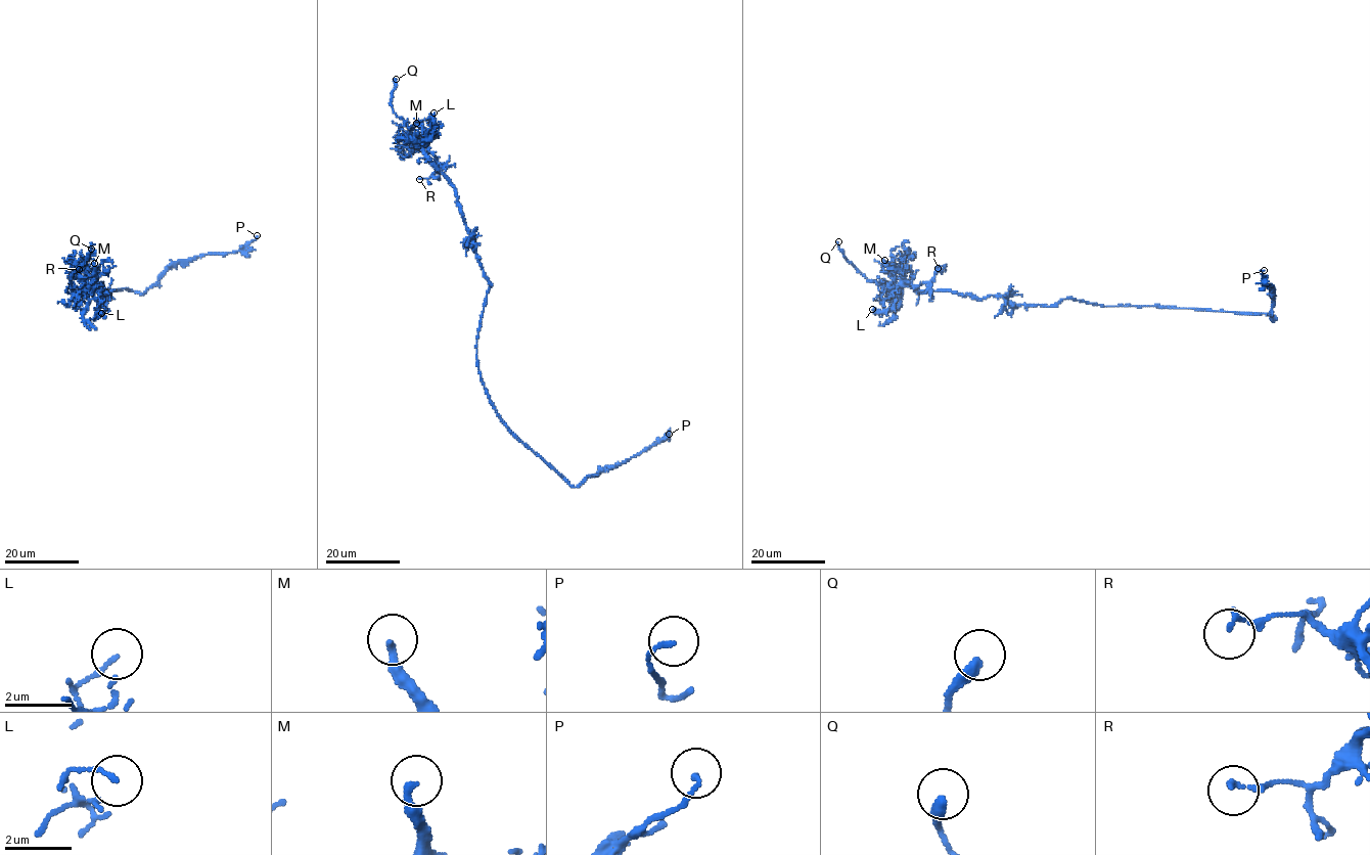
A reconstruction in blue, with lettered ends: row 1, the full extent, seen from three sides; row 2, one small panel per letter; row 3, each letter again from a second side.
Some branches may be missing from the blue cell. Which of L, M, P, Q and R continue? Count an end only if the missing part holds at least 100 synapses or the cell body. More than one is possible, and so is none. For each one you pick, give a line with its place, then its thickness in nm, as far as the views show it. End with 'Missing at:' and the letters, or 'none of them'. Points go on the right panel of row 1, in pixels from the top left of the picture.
Q: at (838, 241); 320 nm thick
Missing at: Q

